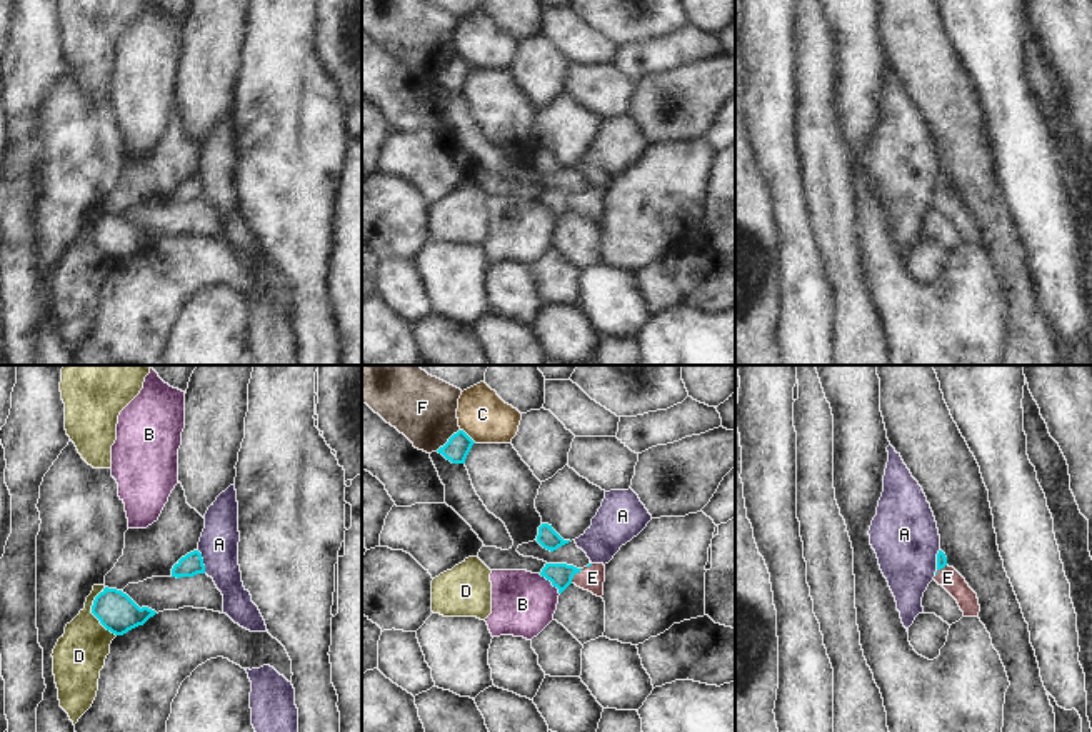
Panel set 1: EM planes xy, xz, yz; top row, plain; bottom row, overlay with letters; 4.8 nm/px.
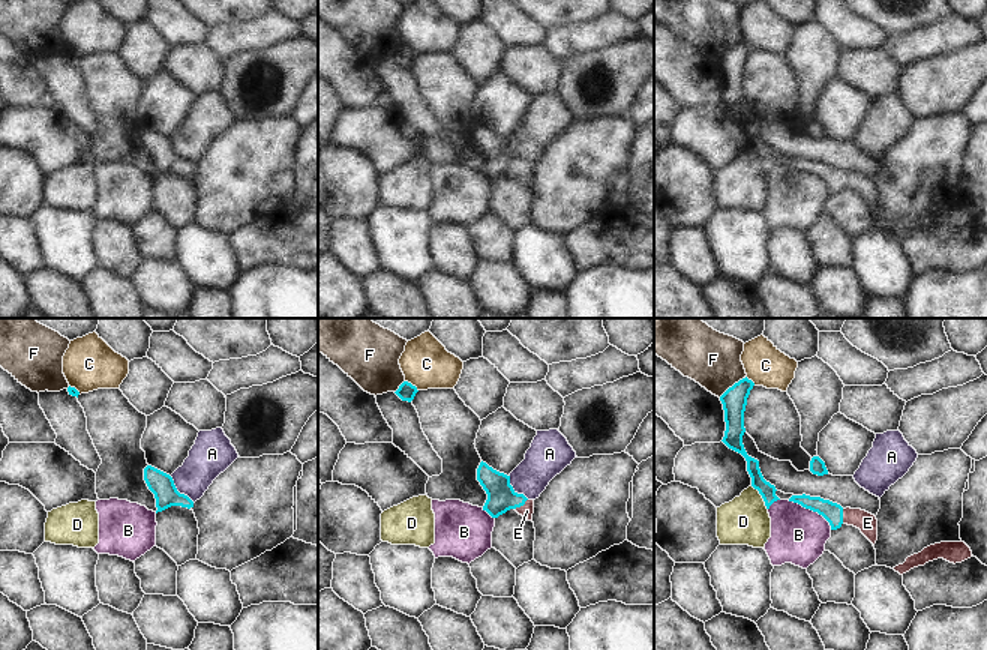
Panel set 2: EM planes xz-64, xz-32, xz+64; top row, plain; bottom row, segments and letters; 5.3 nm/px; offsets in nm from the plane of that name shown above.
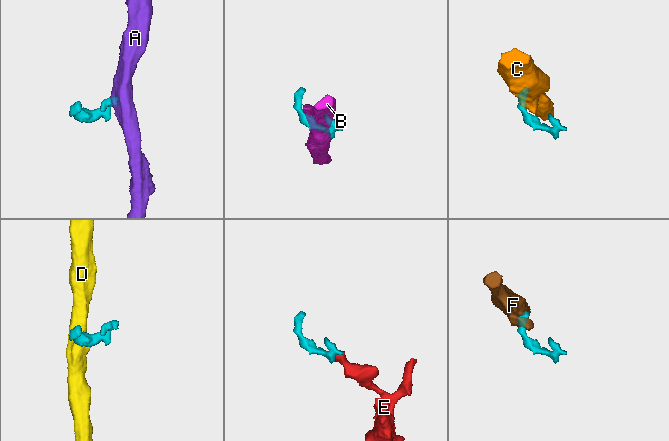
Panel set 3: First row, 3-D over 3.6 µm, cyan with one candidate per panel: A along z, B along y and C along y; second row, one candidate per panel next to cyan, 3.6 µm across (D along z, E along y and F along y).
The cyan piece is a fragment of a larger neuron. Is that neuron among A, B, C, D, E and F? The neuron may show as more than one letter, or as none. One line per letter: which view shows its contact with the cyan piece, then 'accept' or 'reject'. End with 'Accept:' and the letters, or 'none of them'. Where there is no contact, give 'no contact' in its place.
A: meets cyan in xy; reject
B: meets cyan in xz; reject
C: meets cyan in xz; reject
D: meets cyan in xy; reject
E: meets cyan in xz; accept
F: meets cyan in xz; reject
Accept: E

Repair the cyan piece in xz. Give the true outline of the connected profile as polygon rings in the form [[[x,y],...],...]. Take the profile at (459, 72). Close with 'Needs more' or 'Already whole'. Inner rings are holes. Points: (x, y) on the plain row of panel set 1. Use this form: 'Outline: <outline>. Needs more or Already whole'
Outline: [[[458,57],[437,78],[442,80],[452,90],[465,90],[465,85],[473,70],[475,68],[463,57]]]. Already whole.

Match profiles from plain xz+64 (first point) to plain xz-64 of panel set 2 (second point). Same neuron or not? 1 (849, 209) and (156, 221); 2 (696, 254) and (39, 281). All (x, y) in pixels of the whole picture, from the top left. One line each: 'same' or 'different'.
1: different
2: different

